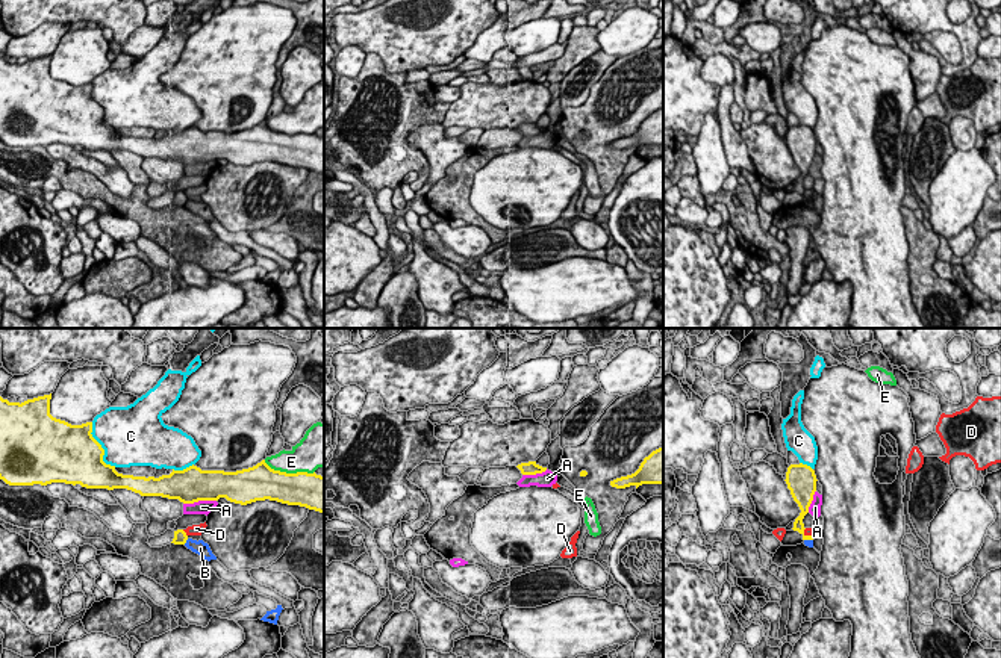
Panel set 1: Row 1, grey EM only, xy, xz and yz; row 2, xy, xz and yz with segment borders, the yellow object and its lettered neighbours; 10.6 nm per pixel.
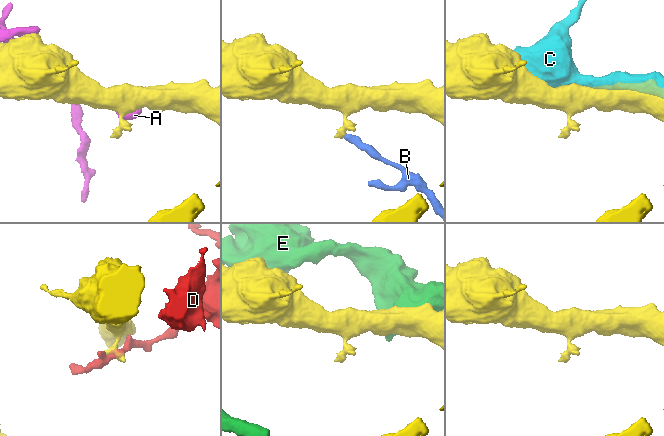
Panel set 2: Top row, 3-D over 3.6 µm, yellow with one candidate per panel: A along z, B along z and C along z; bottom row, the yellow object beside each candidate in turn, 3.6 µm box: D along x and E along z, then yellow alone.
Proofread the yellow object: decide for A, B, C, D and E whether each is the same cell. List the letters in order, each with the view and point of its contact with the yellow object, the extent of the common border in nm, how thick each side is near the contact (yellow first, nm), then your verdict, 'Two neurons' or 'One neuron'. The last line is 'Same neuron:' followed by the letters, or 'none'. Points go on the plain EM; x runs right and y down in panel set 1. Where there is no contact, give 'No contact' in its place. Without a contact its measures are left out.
A: Touches yellow at xy (199, 161). Shared border 360 nm. Thickness 380 nm (yellow) against 160 nm. Two neurons
B: Touches yellow at xy (185, 203). Shared border 80 nm. Thickness 140 nm (yellow) against 140 nm. Two neurons
C: Touches yellow at xy (102, 109). Shared border 550 nm. Thickness 480 nm (yellow) against 480 nm. Two neurons
D: Touches yellow at xy (185, 194). Shared border 100 nm. Thickness 140 nm (yellow) against 130 nm. Two neurons
E: Touches yellow at xy (290, 135). Shared border 550 nm. Thickness 360 nm (yellow) against 320 nm. Two neurons
Same neuron: none

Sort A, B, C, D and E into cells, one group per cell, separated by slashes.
A / B / C / D / E

